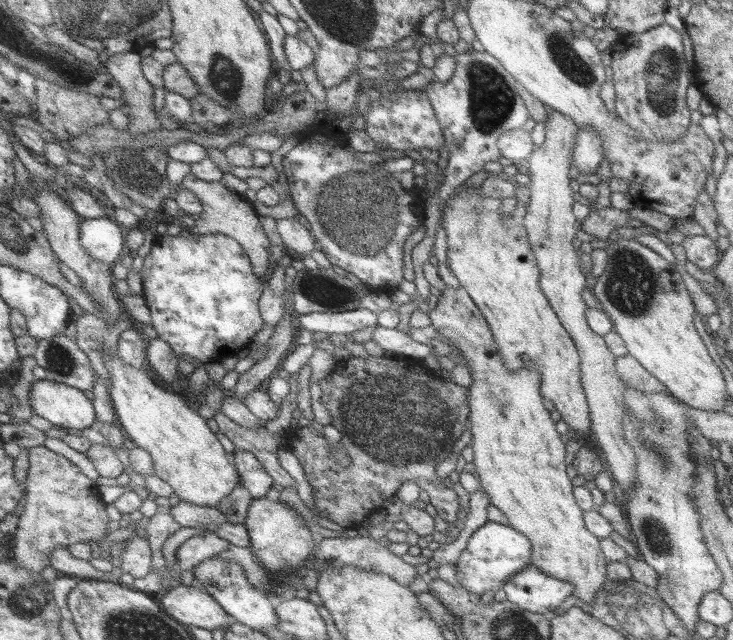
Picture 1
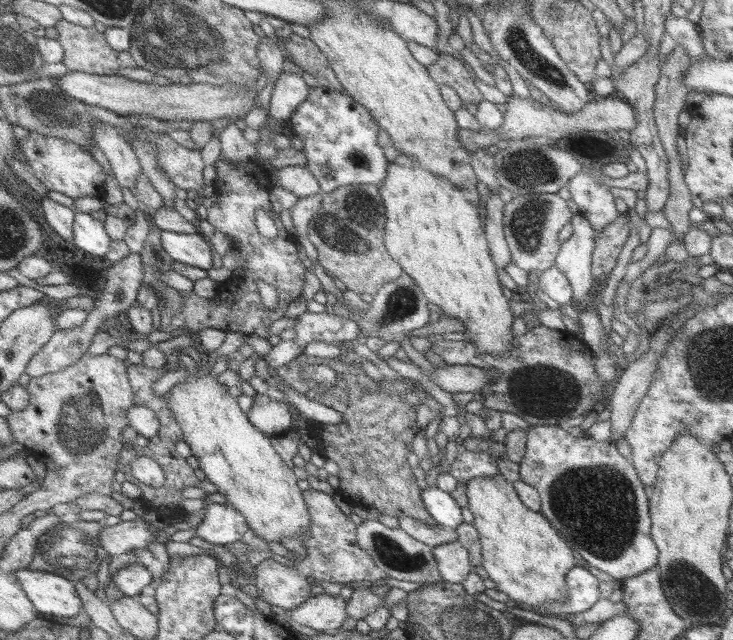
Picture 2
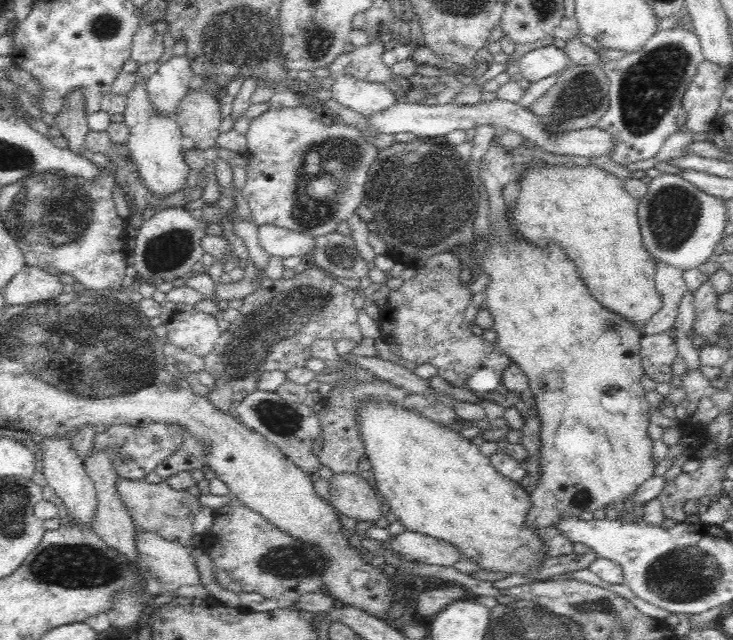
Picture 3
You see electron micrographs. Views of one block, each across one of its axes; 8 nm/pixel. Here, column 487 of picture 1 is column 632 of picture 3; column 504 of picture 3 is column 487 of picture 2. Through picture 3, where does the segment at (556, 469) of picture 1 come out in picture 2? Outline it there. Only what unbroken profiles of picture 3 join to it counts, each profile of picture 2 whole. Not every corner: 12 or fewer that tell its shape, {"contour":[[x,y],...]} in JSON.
{"contour":[[401,154],[378,186],[390,255],[476,354],[514,314],[476,207]]}

